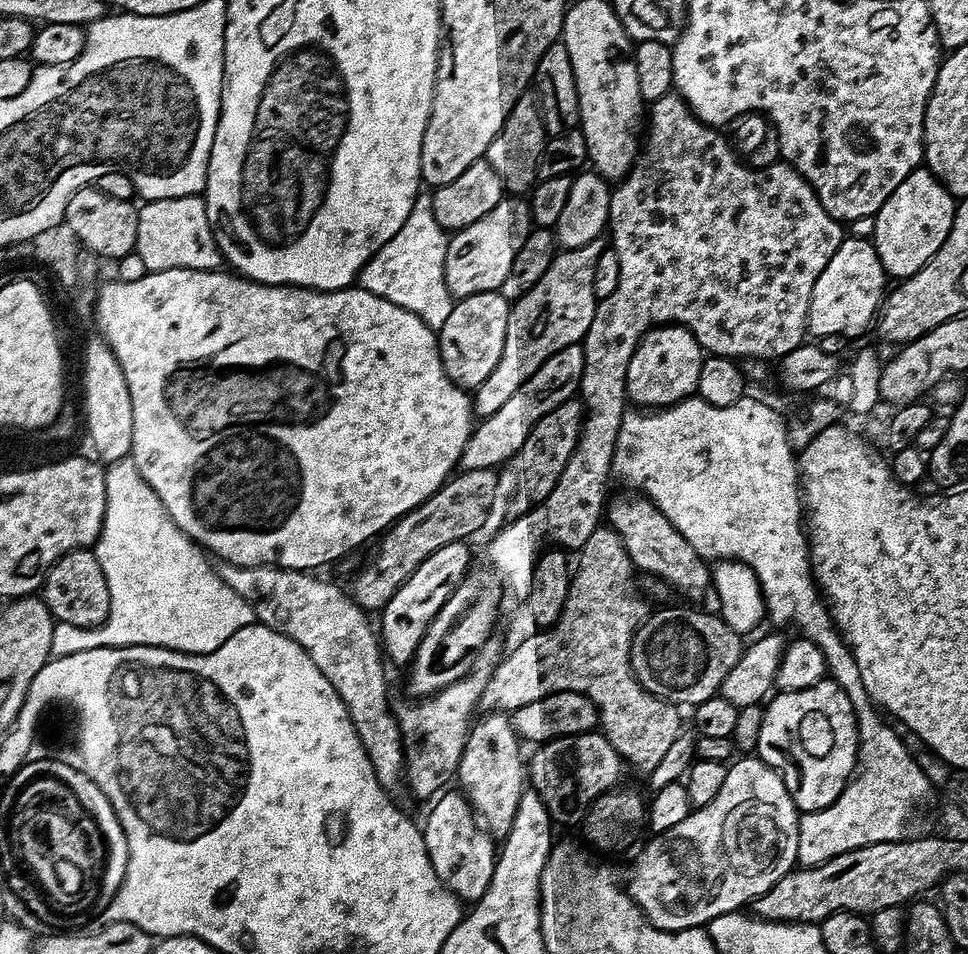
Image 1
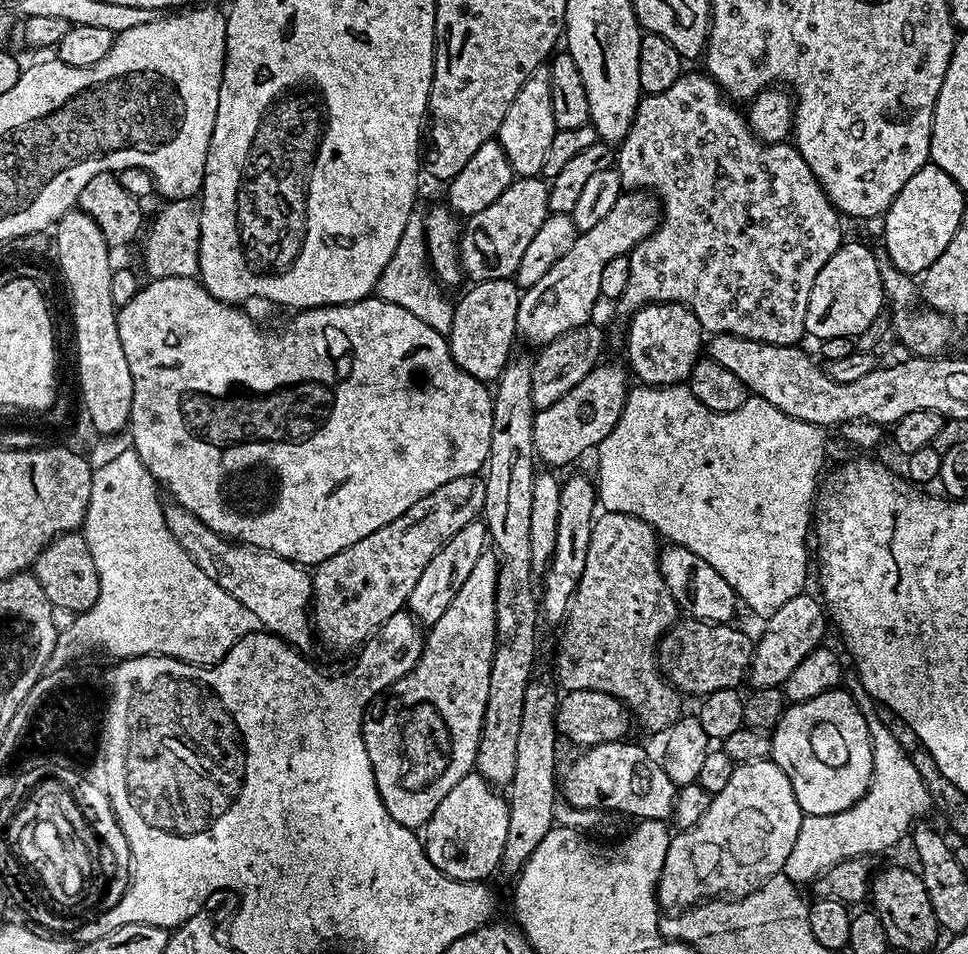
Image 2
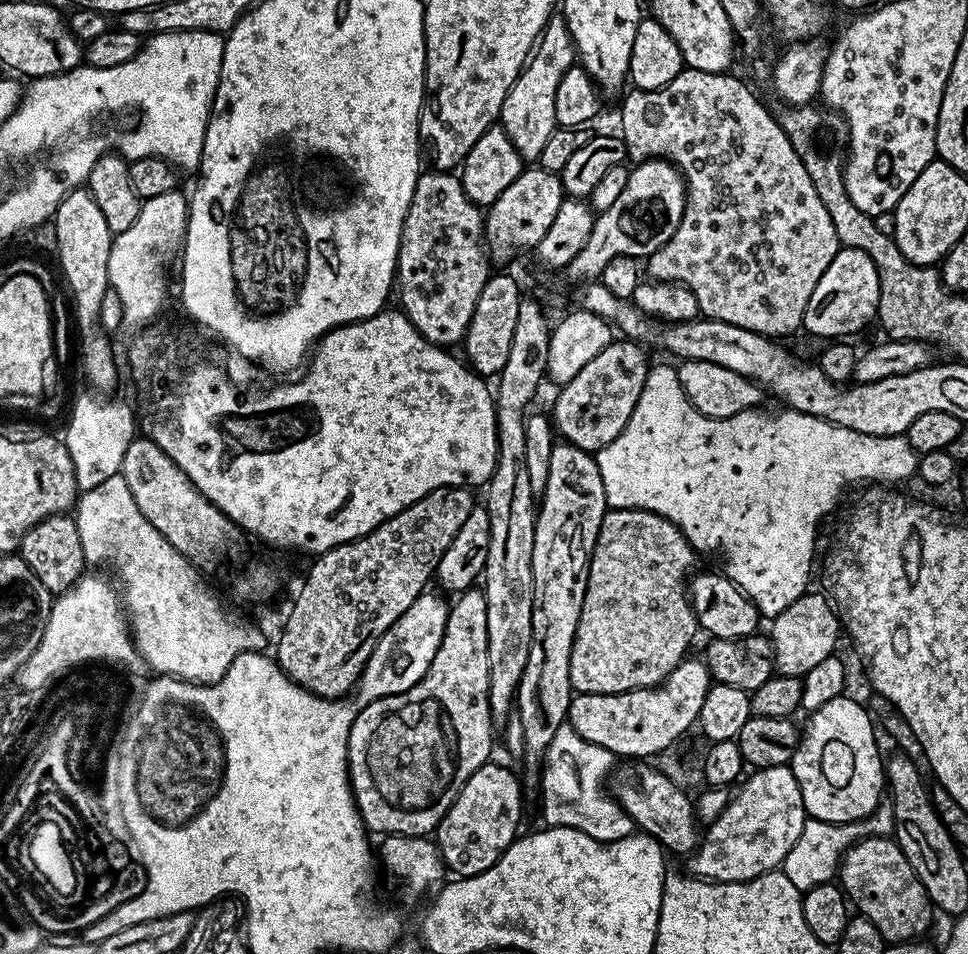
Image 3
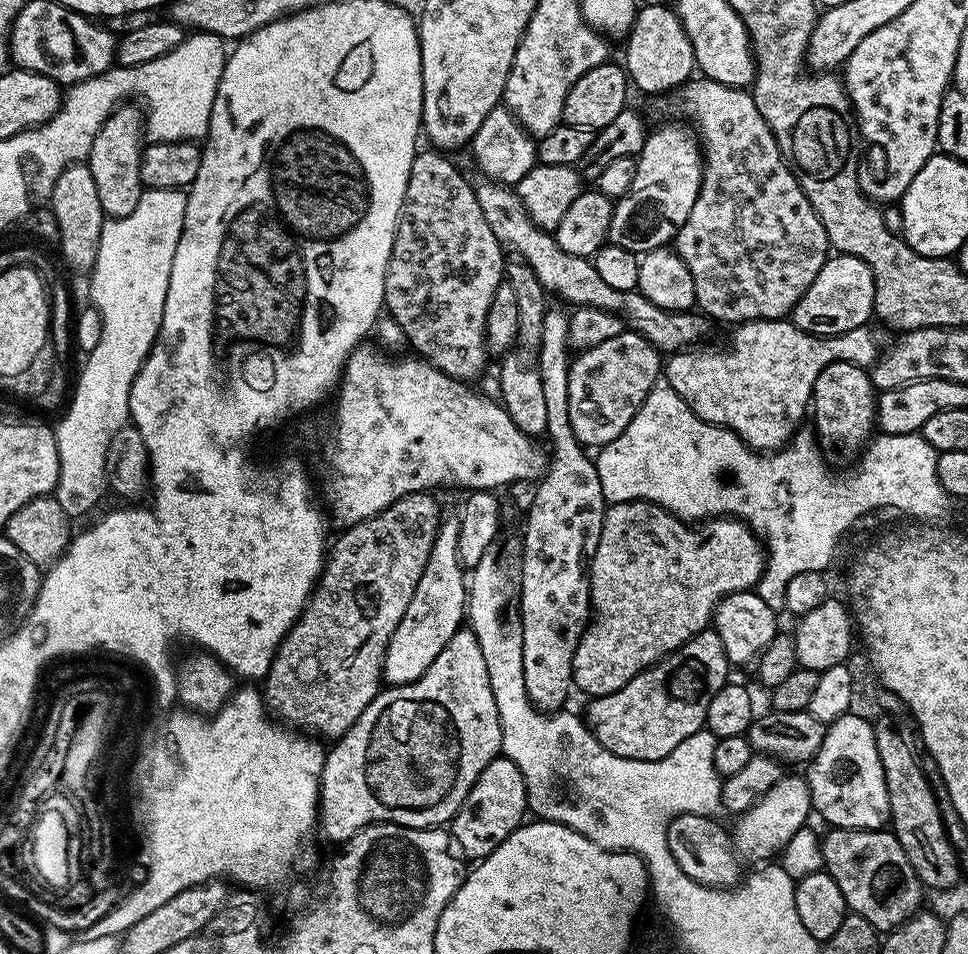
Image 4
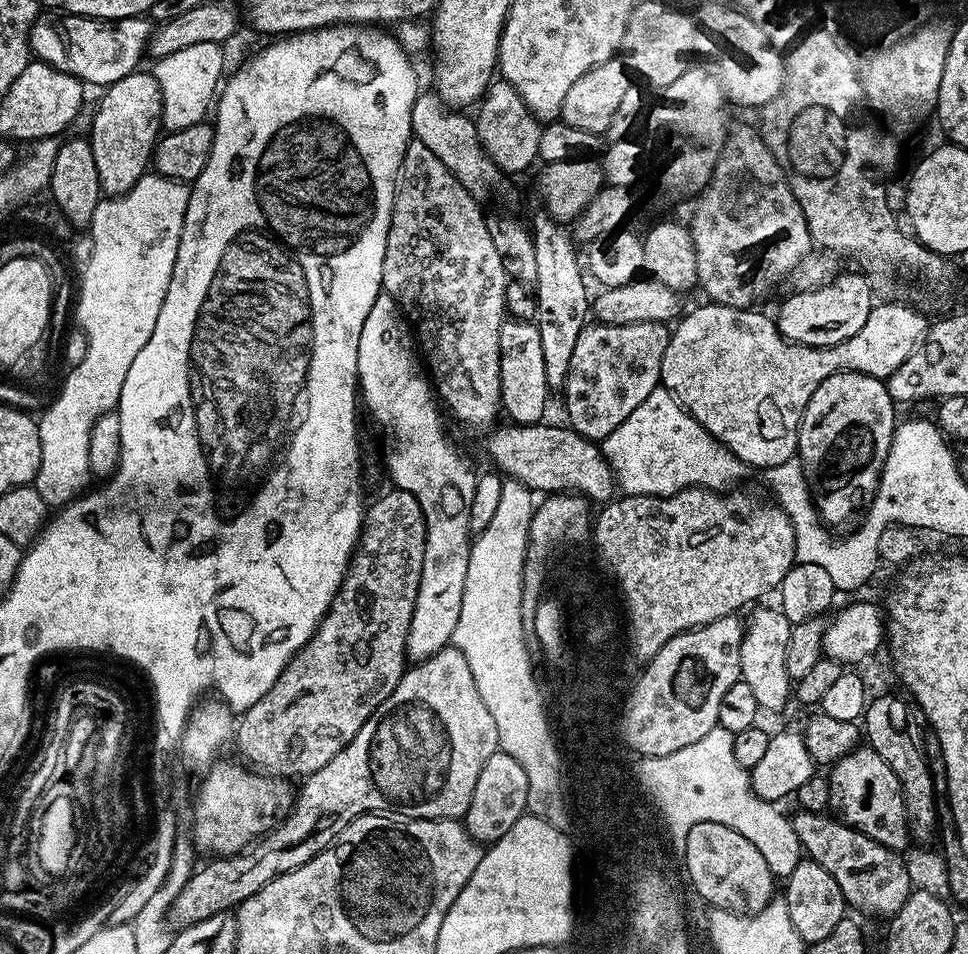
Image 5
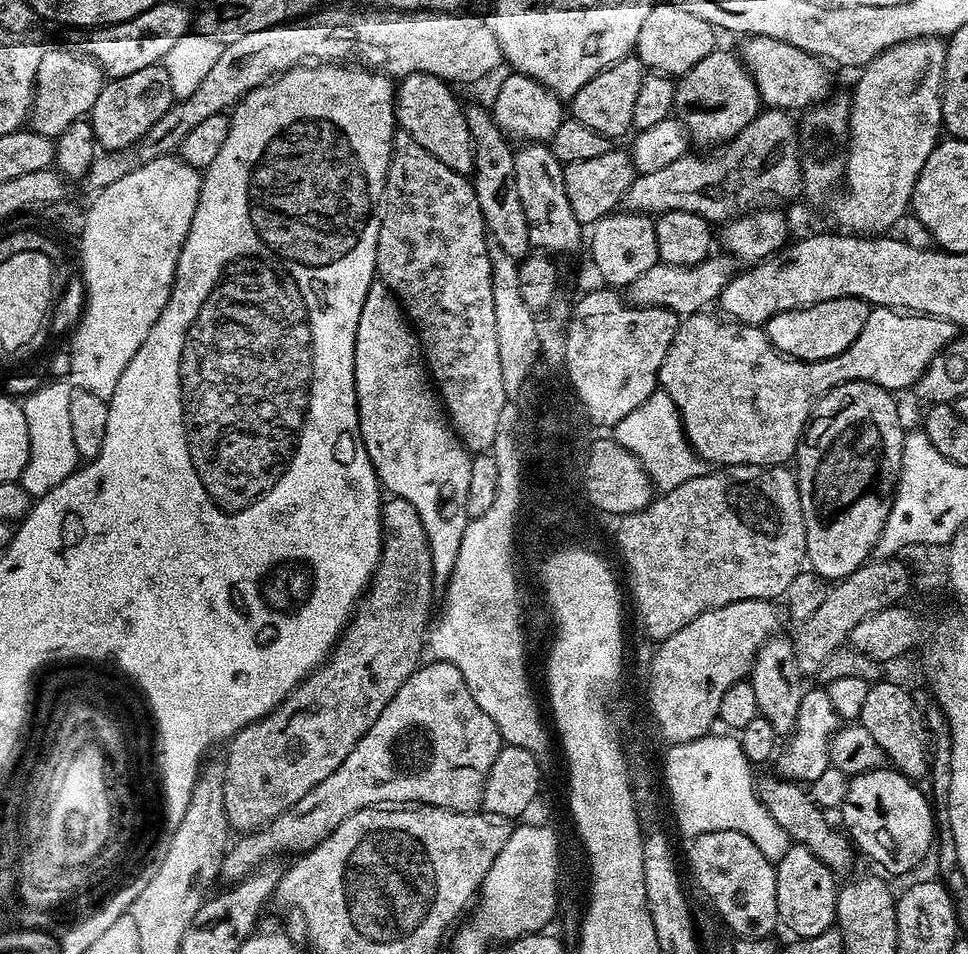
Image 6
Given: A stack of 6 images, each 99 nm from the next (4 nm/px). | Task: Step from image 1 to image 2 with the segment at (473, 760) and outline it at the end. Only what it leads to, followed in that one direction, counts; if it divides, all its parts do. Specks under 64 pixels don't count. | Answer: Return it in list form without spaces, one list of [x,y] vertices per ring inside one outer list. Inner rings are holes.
[[[509,359],[507,366],[502,370],[502,374],[494,381],[494,395],[492,397],[492,433],[490,434],[490,468],[496,473],[486,480],[486,506],[483,515],[486,517],[487,527],[490,529],[490,540],[494,545],[494,551],[498,557],[498,569],[496,576],[496,649],[494,658],[490,666],[490,694],[486,698],[486,714],[482,722],[482,734],[478,742],[478,754],[476,755],[475,771],[480,773],[482,778],[486,778],[494,786],[507,786],[512,783],[514,778],[514,761],[518,758],[518,729],[522,727],[522,698],[526,698],[526,686],[528,681],[533,679],[532,663],[536,660],[536,620],[538,624],[538,592],[532,589],[532,580],[534,573],[531,568],[530,560],[530,508],[531,508],[531,488],[534,486],[534,480],[538,471],[537,465],[532,465],[534,461],[534,418],[537,409],[532,406],[532,360]]]

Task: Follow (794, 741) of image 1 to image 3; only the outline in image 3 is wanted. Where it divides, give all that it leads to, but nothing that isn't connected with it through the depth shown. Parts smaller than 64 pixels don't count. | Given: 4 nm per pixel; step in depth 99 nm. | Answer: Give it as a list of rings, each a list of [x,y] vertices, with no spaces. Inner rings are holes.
[[[850,696],[830,698],[826,706],[807,717],[808,725],[803,725],[800,744],[792,756],[790,767],[802,794],[804,811],[813,820],[835,824],[864,820],[886,792],[886,764],[876,749],[873,717],[871,720],[867,710]]]

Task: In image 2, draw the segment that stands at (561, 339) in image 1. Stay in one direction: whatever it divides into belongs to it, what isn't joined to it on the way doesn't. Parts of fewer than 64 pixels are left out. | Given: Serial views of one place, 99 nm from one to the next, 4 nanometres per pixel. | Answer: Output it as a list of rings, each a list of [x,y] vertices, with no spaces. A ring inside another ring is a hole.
[[[648,190],[621,191],[618,202],[590,230],[577,235],[574,246],[534,286],[523,289],[518,306],[516,330],[521,341],[543,346],[554,342],[572,328],[580,328],[593,319],[596,303],[601,303],[602,270],[613,258],[627,256],[633,246],[642,243],[659,225],[662,209]]]

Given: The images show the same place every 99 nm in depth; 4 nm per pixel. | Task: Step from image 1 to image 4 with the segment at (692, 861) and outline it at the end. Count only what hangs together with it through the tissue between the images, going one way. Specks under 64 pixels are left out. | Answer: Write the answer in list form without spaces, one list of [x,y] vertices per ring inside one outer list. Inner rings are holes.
[[[781,775],[780,781],[770,790],[766,790],[764,797],[753,808],[739,813],[737,820],[740,821],[737,822],[736,829],[733,827],[730,832],[732,843],[741,857],[749,856],[752,860],[760,860],[756,862],[767,861],[775,857],[772,856],[775,852],[777,855],[787,846],[798,829],[809,823],[808,815],[811,817],[813,812],[807,779],[803,775]]]

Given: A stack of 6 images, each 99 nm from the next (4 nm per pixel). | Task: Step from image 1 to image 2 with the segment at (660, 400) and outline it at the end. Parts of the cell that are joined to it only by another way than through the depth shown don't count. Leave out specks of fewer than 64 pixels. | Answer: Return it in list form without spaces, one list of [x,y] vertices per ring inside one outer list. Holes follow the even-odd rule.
[[[647,304],[631,313],[628,324],[628,360],[627,367],[633,377],[637,376],[640,384],[650,384],[661,388],[667,384],[682,384],[694,370],[697,360],[702,356],[702,345],[706,336],[702,331],[698,318],[685,304]]]

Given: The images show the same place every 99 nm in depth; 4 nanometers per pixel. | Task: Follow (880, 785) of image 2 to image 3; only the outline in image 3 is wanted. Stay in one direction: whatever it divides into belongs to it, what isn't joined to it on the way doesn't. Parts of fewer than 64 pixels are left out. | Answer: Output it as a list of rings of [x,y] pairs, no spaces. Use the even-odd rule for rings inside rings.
[[[881,802],[879,806],[865,817],[864,820],[855,820],[849,824],[835,824],[821,820],[805,819],[802,834],[798,834],[798,842],[790,846],[790,854],[786,854],[782,871],[794,886],[798,886],[801,894],[814,890],[814,886],[831,884],[837,879],[840,859],[844,851],[851,844],[865,840],[868,836],[891,837],[896,830],[896,819],[891,803]]]

